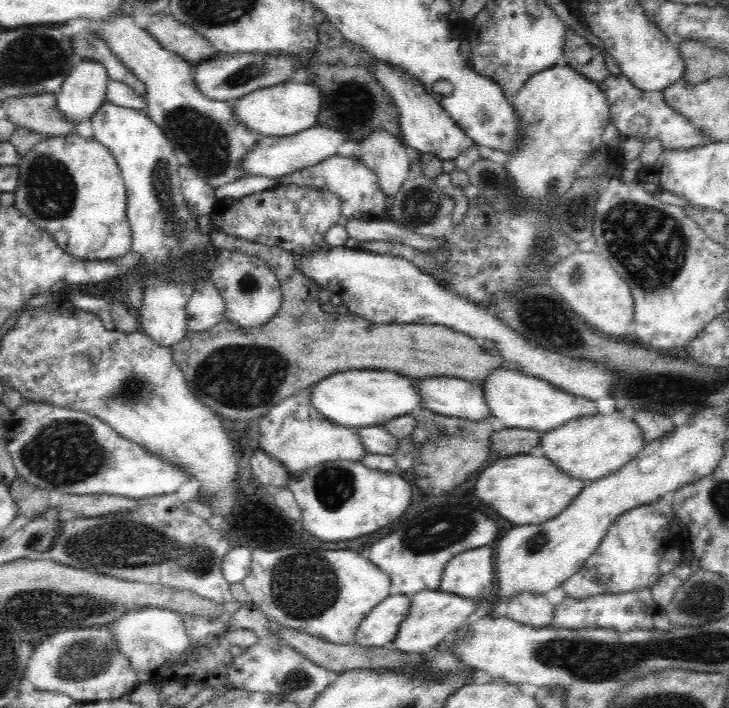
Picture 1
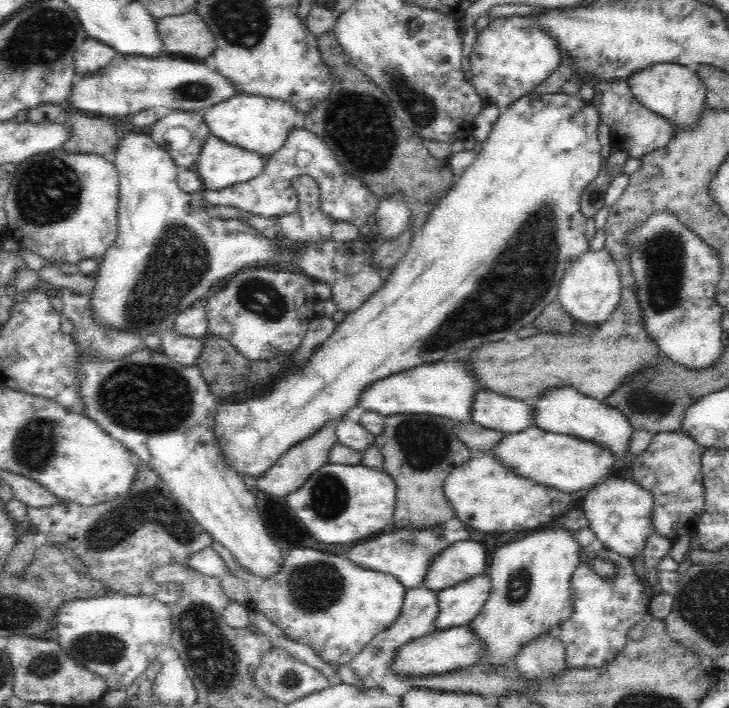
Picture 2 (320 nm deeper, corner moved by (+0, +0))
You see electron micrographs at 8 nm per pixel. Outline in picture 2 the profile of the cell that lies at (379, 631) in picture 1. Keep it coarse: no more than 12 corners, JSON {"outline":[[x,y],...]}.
{"outline":[[407,589],[396,622],[349,666],[380,686],[400,646],[436,630],[438,593]]}

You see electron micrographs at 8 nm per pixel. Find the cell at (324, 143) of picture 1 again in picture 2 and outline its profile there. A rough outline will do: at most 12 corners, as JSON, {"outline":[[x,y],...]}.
{"outline":[[208,135],[194,170],[206,190],[256,178],[264,157]]}

